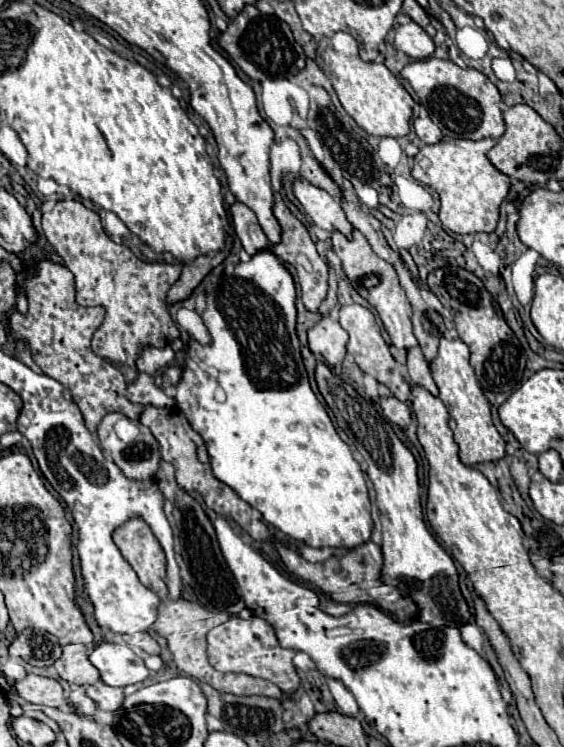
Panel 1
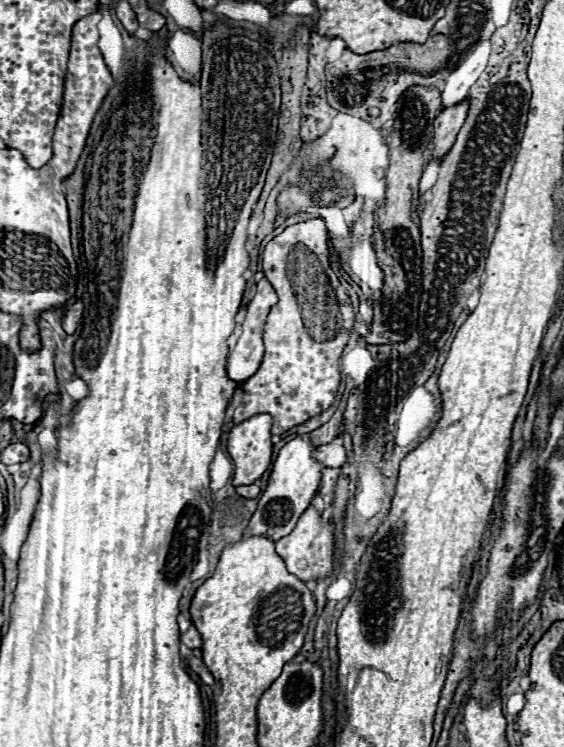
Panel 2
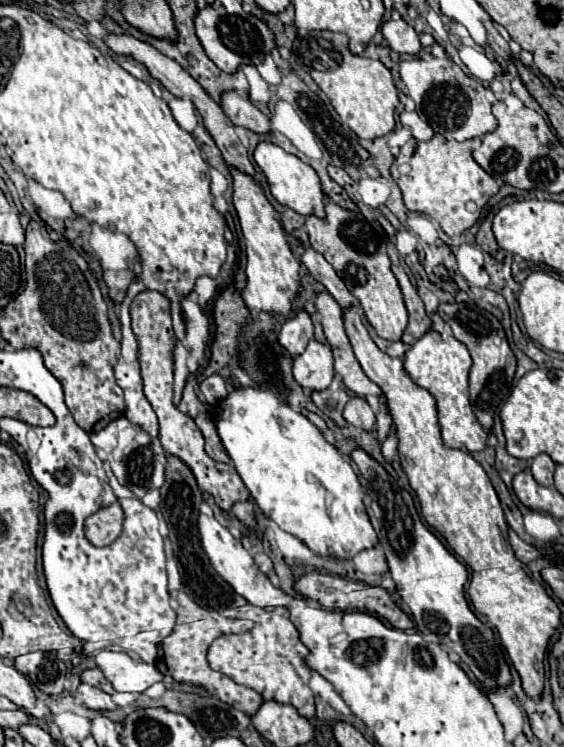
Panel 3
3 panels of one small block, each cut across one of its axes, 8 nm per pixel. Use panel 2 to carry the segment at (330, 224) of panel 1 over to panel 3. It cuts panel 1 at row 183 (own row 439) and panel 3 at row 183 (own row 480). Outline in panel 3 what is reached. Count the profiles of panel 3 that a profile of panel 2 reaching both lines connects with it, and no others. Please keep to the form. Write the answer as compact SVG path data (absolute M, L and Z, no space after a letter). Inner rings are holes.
M266 140L258 142L258 146L254 150L254 162L266 174L270 192L280 204L296 210L302 216L310 216L310 214L314 214L318 218L324 216L324 192L320 188L320 178L318 178L318 174L314 172L312 166L304 164L298 156L288 154L280 146L266 142Z

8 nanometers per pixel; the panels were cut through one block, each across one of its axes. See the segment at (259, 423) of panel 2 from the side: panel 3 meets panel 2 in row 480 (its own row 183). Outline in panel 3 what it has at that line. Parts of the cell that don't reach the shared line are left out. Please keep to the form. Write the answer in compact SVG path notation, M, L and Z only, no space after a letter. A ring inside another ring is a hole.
M230 168L234 176L234 208L240 218L240 226L244 232L246 240L246 254L248 254L248 266L246 266L246 288L244 288L244 302L248 310L258 310L258 312L268 312L268 314L280 314L288 316L292 312L292 300L302 292L300 284L300 264L296 256L292 254L282 224L278 220L278 212L270 206L266 200L264 192L260 186L256 186L254 178Z

